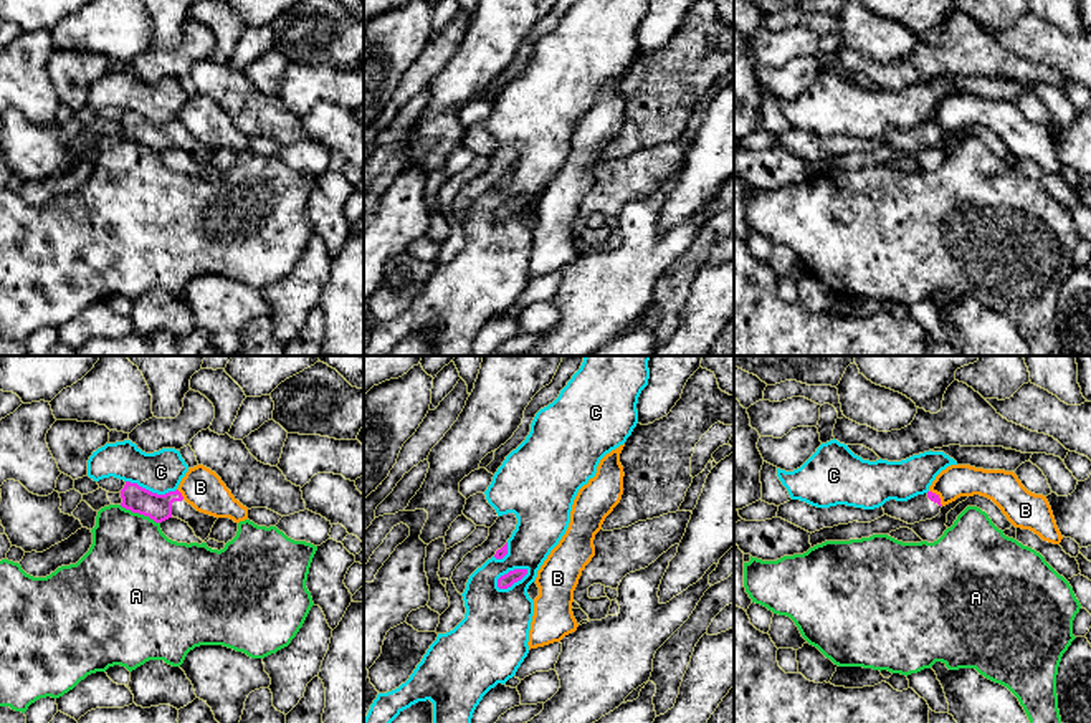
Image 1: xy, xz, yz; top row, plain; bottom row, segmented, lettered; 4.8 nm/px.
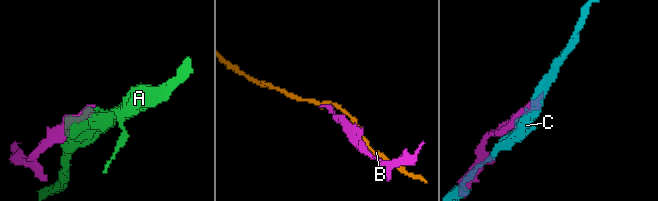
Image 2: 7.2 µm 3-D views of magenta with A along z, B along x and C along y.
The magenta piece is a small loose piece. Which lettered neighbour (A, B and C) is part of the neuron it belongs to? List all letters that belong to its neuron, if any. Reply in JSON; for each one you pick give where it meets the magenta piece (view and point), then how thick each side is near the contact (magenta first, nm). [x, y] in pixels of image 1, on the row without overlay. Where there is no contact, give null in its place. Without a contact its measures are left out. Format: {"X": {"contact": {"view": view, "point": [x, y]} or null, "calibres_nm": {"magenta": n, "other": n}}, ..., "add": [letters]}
{"add": []}

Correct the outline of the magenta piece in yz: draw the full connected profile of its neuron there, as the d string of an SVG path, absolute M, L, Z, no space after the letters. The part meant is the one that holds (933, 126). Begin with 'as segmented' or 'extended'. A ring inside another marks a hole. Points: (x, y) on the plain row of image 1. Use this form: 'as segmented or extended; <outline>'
extended; M932 121L917 124L908 131L889 129L883 134L884 144L908 154L932 149L941 142L941 137L941 127Z

